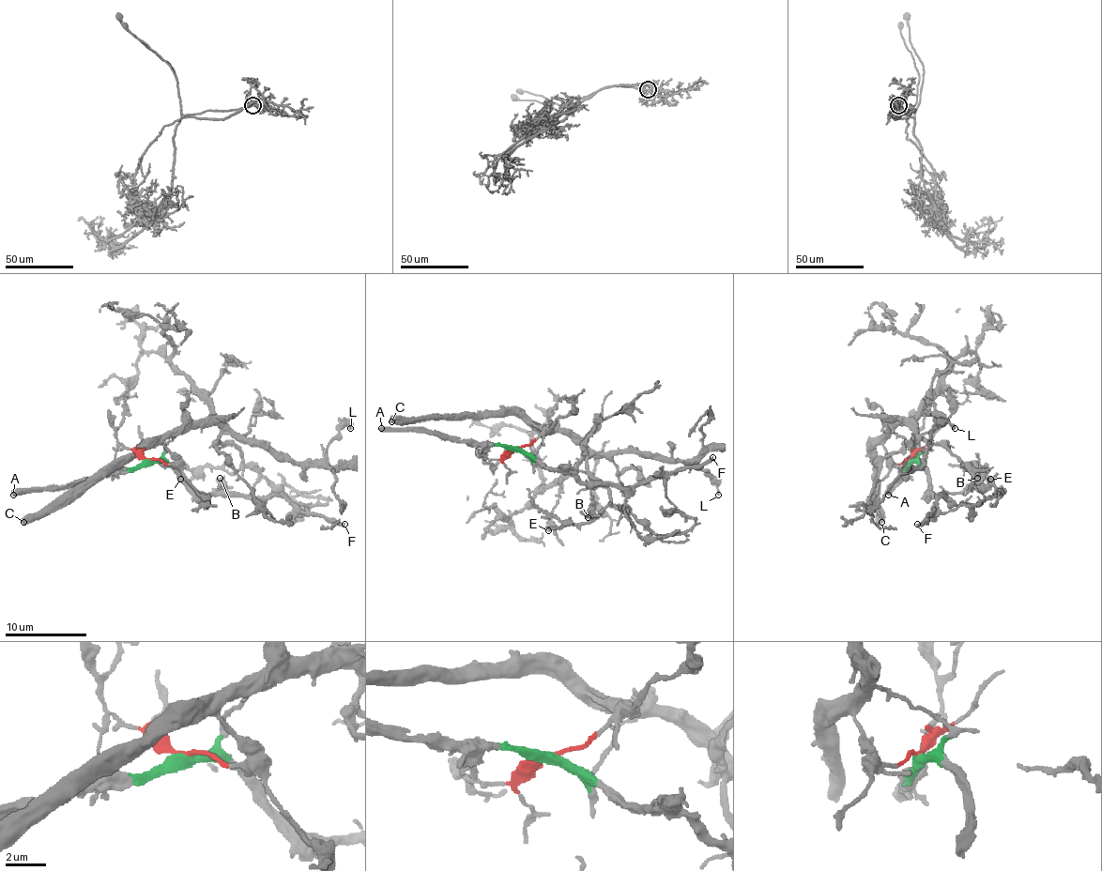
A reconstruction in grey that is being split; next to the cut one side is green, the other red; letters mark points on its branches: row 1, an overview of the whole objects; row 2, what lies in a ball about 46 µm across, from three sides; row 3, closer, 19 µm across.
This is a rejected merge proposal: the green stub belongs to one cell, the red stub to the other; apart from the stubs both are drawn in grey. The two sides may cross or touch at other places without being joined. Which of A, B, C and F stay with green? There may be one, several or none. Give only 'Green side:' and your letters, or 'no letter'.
Green side: A, B, F

